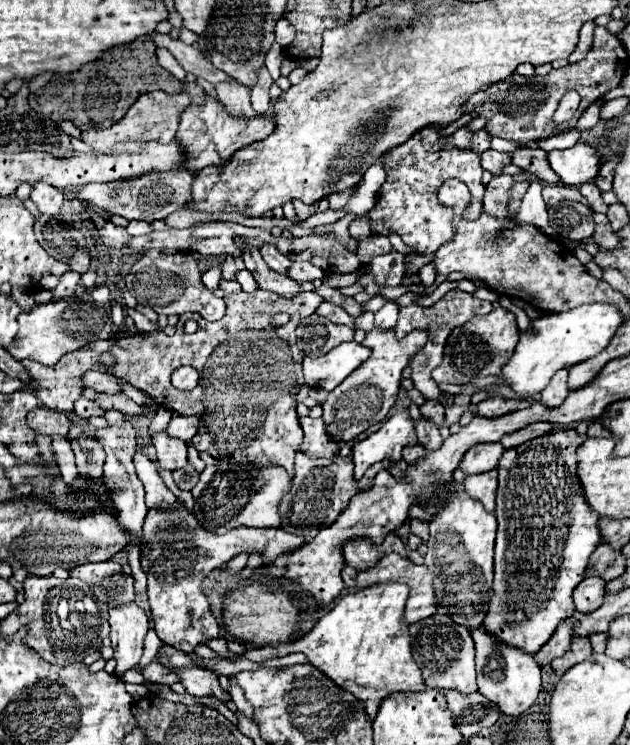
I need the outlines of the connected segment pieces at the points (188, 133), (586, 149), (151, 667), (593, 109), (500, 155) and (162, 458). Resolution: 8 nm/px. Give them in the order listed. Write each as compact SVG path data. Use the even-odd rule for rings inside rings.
M206 96L206 104L202 106L190 106L180 116L180 126L176 132L176 142L180 144L184 152L184 170L198 172L206 166L222 166L228 162L234 152L238 152L244 146L250 146L258 140L264 140L274 132L274 120L272 116L256 116L252 120L246 118L234 118L226 114L224 106L216 102L214 98Z
M578 142L568 150L552 150L548 154L548 160L552 170L562 178L564 184L578 186L592 182L598 176L602 154L590 144Z
M160 662L148 664L148 666L142 670L142 676L148 678L150 682L154 682L154 684L170 684L170 686L172 686L174 682L178 682L178 674L174 674L174 670L162 666Z
M596 101L582 116L580 116L580 120L578 120L578 124L574 126L574 130L588 130L588 128L592 128L598 120L600 120L600 106L602 106L602 102Z
M496 150L482 152L482 168L488 170L488 172L492 172L494 176L500 176L502 168L506 164L510 164L510 162L512 162L512 158L506 152L496 152Z
M160 432L152 438L156 454L158 454L158 464L162 470L178 470L188 464L186 456L186 444L182 440L170 438L166 432Z

